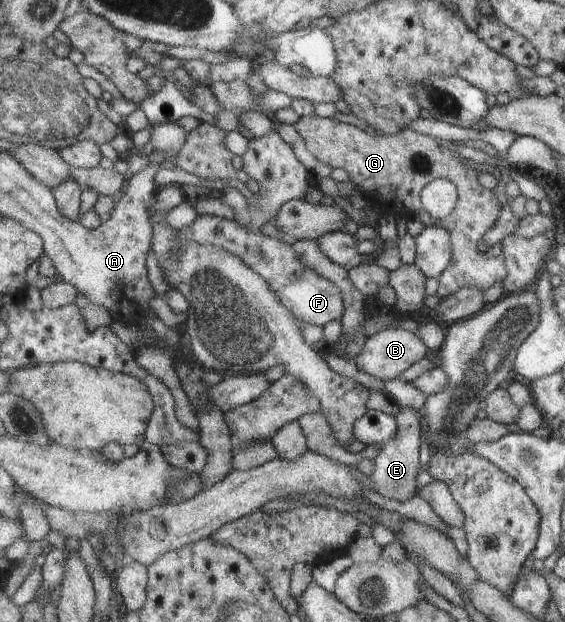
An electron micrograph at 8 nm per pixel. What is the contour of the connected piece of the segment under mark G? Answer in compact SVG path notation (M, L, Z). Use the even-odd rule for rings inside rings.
M306 115L294 124L297 132L305 139L308 150L320 161L330 164L333 168L344 168L356 184L372 203L375 208L382 208L385 214L395 213L399 216L409 214L413 218L422 220L426 228L431 226L447 228L453 238L455 248L455 258L448 267L446 273L440 278L439 296L442 299L452 298L464 287L476 287L486 292L488 288L494 288L496 284L502 284L508 278L505 259L503 255L502 242L497 242L490 247L488 252L483 253L479 249L479 242L482 238L498 224L502 218L502 204L498 196L491 189L485 188L478 180L478 171L466 164L462 164L452 156L450 150L442 148L440 142L434 137L421 134L416 130L404 129L395 135L374 136L352 124L340 122L334 117L322 117L319 115ZM438 179L448 179L456 183L459 188L460 202L456 210L452 212L448 219L437 219L423 203L424 189Z

